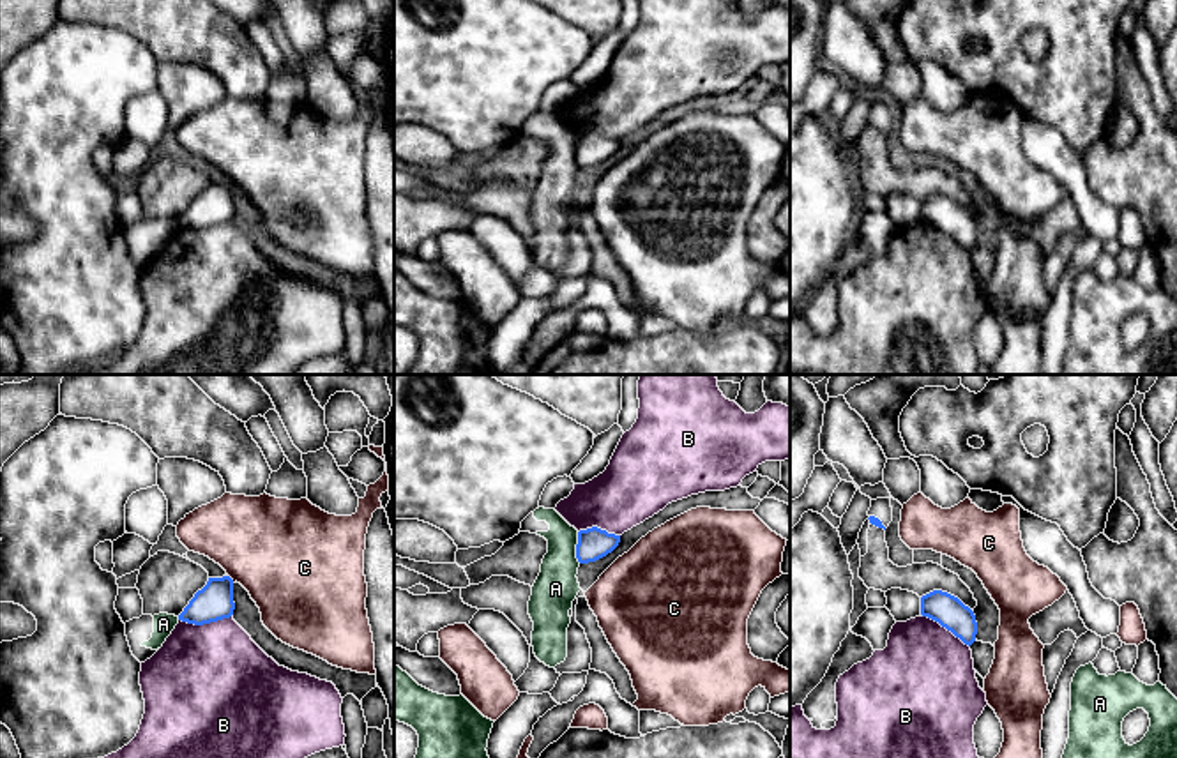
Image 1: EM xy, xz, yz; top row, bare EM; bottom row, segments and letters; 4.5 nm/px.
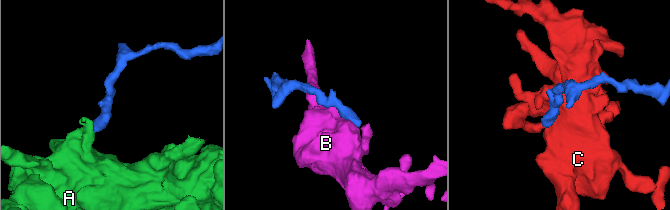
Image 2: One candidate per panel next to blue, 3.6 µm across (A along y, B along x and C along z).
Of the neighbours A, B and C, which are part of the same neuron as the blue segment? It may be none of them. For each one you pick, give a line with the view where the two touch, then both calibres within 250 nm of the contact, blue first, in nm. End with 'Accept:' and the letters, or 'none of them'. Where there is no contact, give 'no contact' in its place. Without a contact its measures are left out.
Accept: none of them

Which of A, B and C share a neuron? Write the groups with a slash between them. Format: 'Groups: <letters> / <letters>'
Groups: A / B / C

